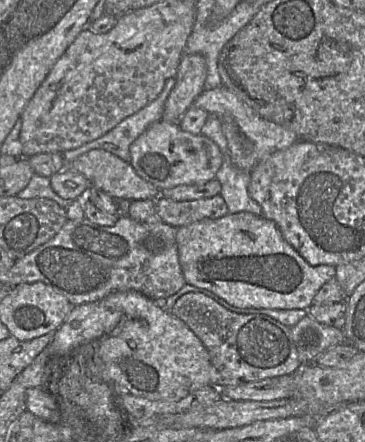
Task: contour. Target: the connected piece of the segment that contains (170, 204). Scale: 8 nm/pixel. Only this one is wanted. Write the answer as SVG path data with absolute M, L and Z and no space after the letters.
M220 195L186 201L174 201L160 196L155 200L160 220L176 228L229 214L227 204Z

